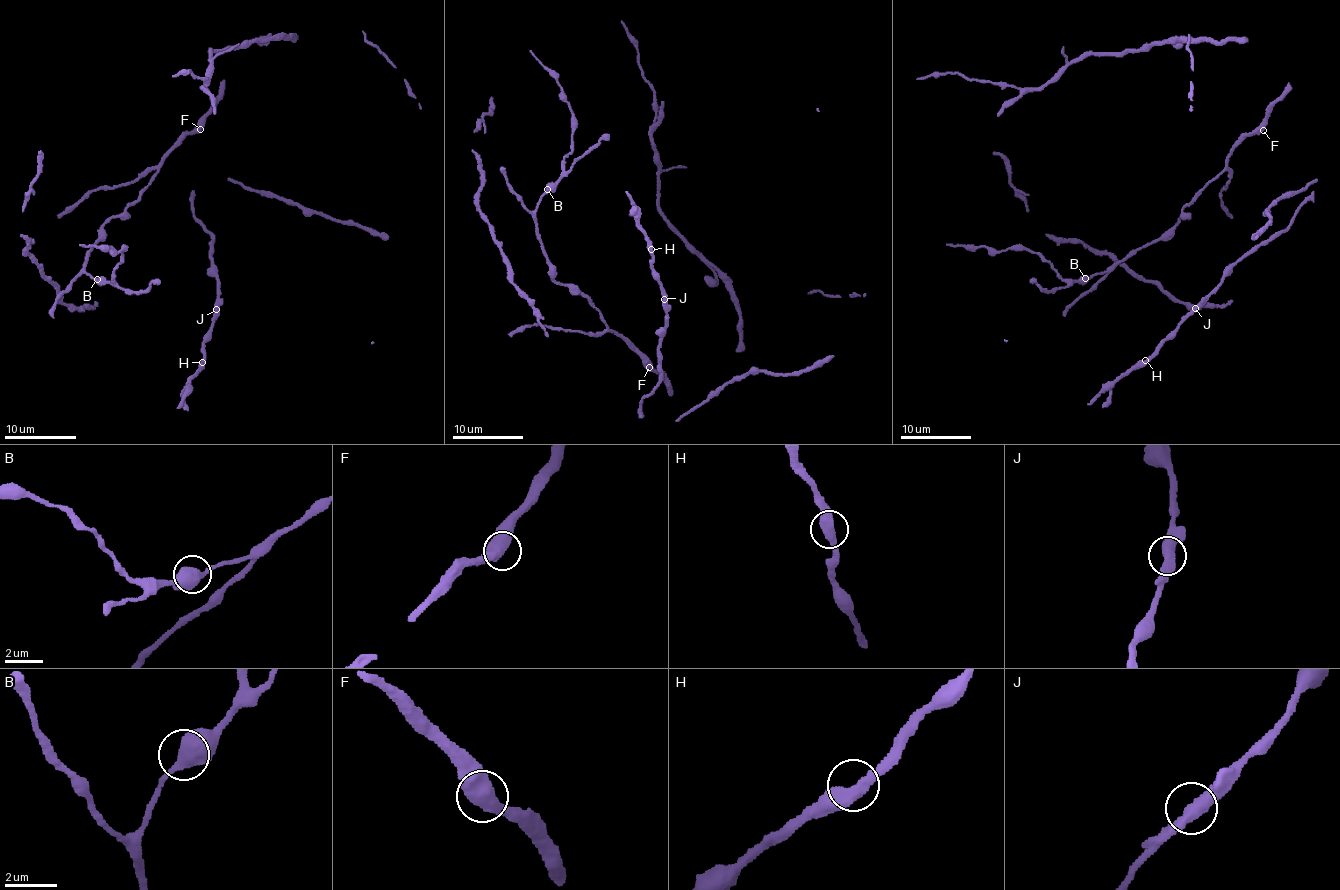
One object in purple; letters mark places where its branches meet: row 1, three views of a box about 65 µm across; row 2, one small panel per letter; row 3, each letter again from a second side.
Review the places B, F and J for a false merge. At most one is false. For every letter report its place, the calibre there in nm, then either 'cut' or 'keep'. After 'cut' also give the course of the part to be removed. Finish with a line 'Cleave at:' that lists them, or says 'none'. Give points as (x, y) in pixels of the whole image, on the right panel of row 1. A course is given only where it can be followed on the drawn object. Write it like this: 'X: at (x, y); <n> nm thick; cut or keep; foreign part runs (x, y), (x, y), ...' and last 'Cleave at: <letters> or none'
B: at (1085, 278); 480 nm thick; keep
F: at (1263, 130); 550 nm thick; keep
J: at (1195, 308); 480 nm thick; keep
Cleave at: none

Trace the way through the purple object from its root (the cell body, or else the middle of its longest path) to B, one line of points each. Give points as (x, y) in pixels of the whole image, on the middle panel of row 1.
B: (644, 363), (577, 288), (559, 284), (552, 277), (552, 265), (540, 240), (535, 216), (540, 196), (547, 189)

